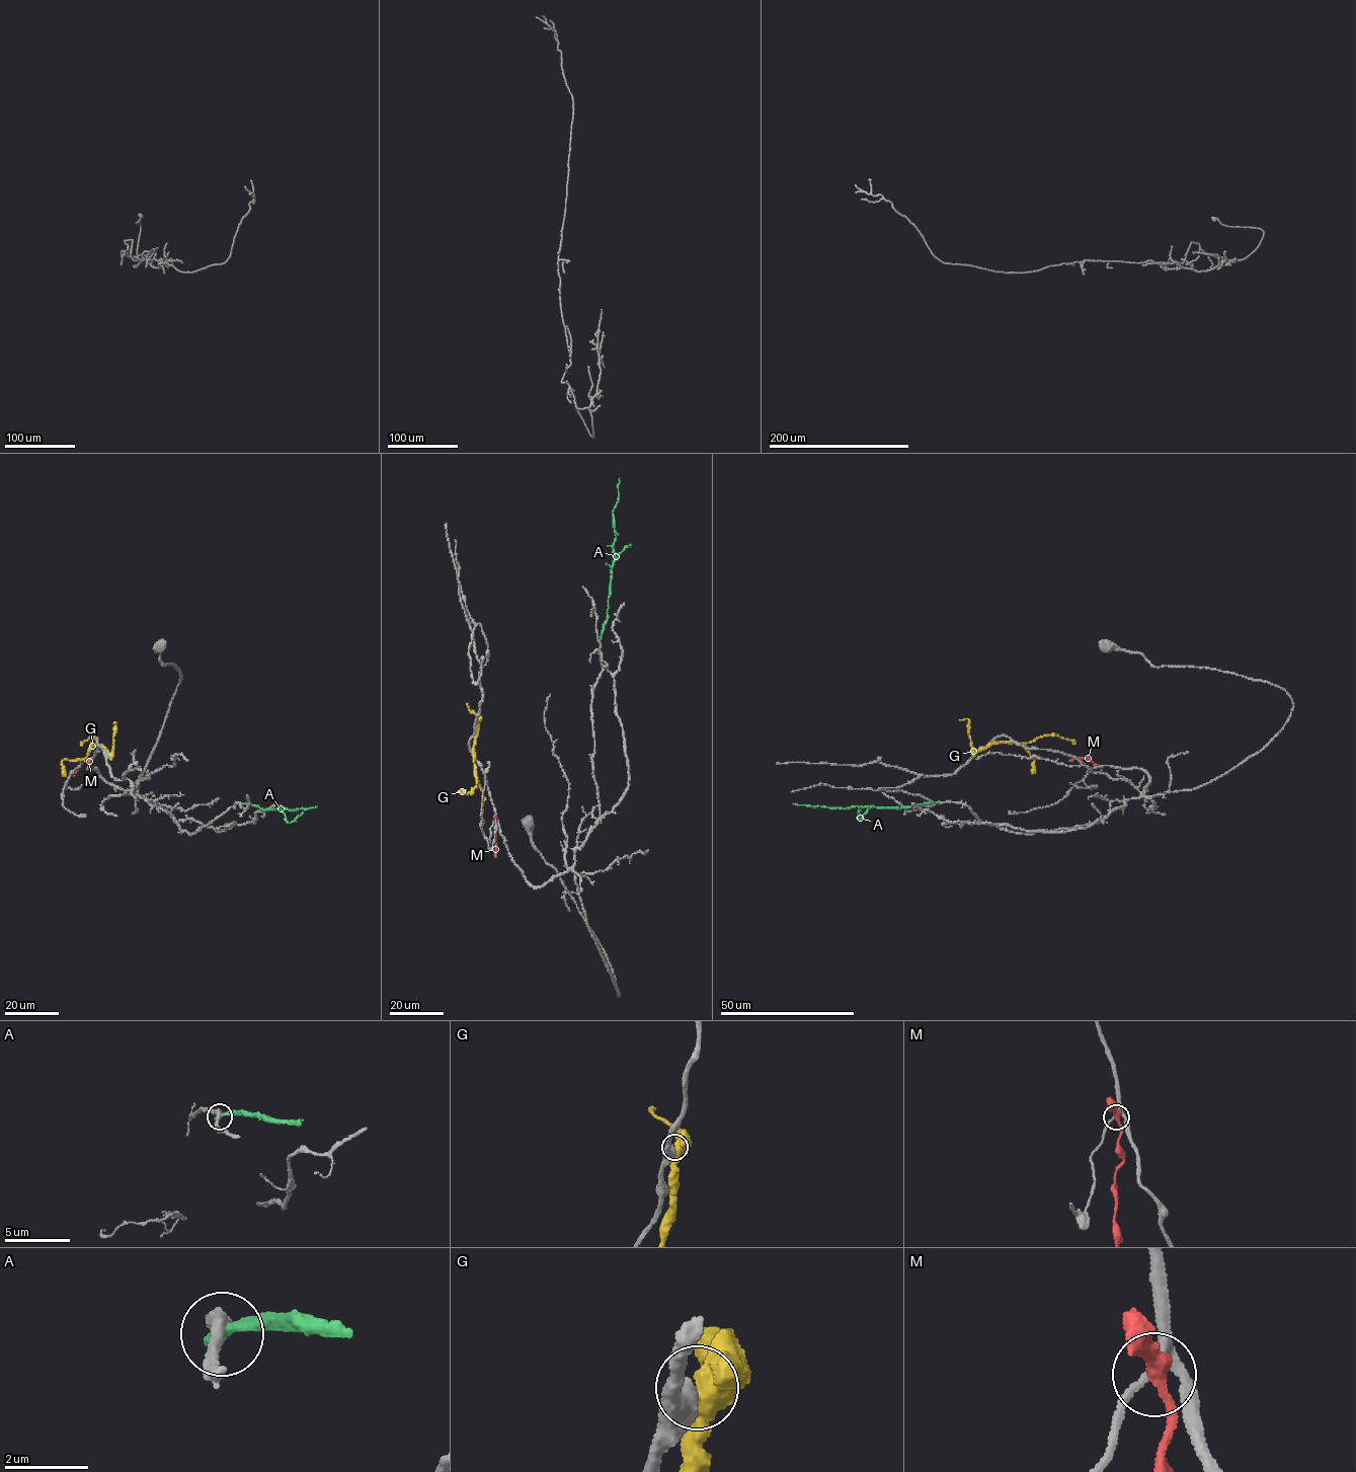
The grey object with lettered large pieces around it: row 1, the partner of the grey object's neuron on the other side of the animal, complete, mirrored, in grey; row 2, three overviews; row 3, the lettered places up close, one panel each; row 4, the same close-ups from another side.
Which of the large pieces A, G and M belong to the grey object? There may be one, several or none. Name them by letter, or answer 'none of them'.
none of them

